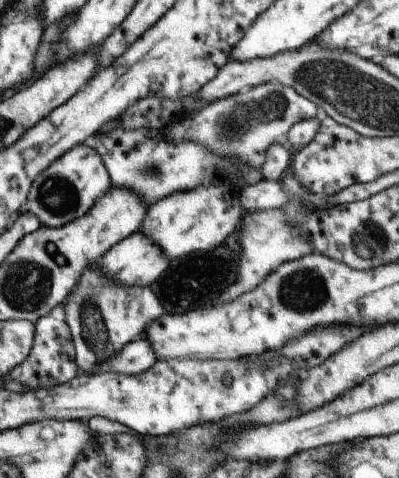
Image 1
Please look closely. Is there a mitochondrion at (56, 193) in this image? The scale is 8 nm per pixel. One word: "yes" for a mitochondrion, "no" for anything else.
yes

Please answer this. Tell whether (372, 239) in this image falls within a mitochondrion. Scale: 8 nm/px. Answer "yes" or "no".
yes

